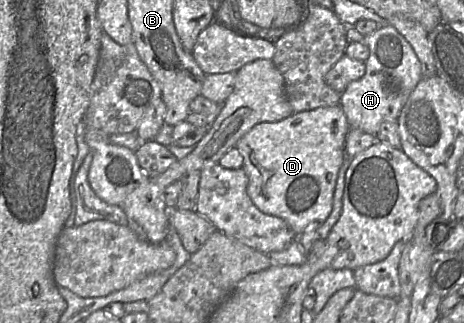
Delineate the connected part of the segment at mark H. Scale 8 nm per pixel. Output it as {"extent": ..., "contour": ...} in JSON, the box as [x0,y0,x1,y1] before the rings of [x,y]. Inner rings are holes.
{"extent":[340,24,423,136],"contour":[[[389,24],[379,27],[364,36],[363,44],[369,49],[369,57],[365,61],[366,72],[341,93],[340,106],[350,128],[376,136],[383,122],[397,121],[401,109],[423,75],[415,51],[394,26]]]}

